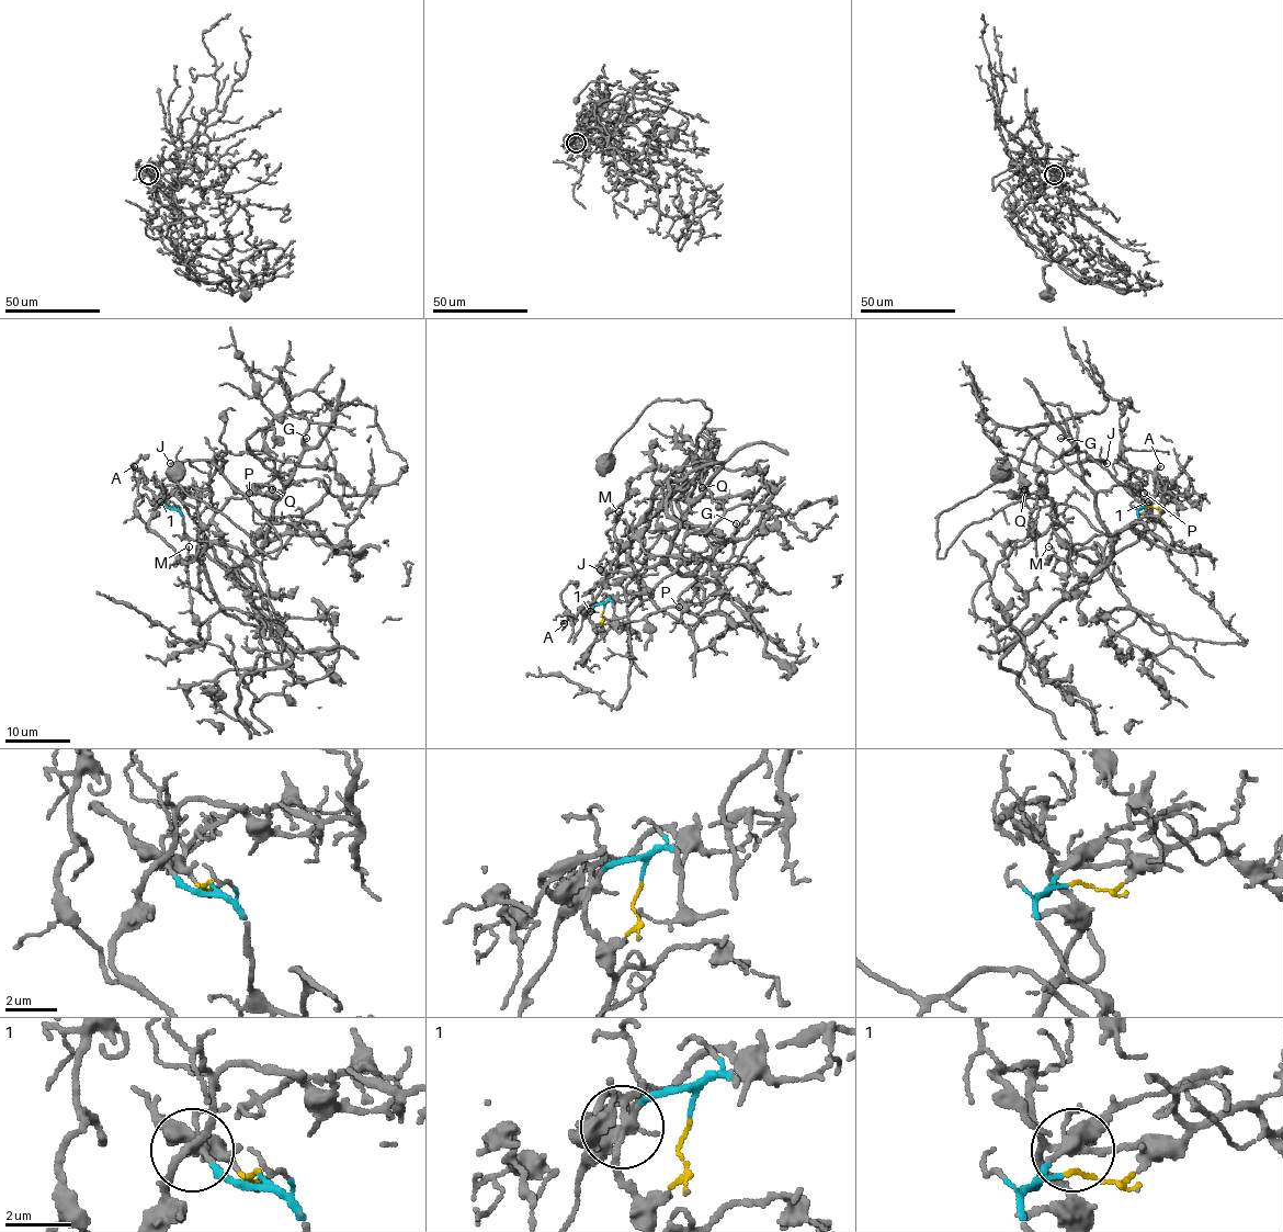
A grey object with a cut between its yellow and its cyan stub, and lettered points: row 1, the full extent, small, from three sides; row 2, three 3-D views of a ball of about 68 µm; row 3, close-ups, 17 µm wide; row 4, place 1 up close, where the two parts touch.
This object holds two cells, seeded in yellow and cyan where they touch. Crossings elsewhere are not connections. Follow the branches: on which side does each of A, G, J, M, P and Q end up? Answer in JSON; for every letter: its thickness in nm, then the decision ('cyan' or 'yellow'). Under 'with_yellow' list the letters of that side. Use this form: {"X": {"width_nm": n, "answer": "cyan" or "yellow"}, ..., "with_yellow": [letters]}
{"A": {"width_nm": 140, "answer": "yellow"}, "G": {"width_nm": 120, "answer": "cyan"}, "J": {"width_nm": 120, "answer": "cyan"}, "M": {"width_nm": 110, "answer": "yellow"}, "P": {"width_nm": 200, "answer": "cyan"}, "Q": {"width_nm": 130, "answer": "cyan"}, "with_yellow": ["A", "M"]}

